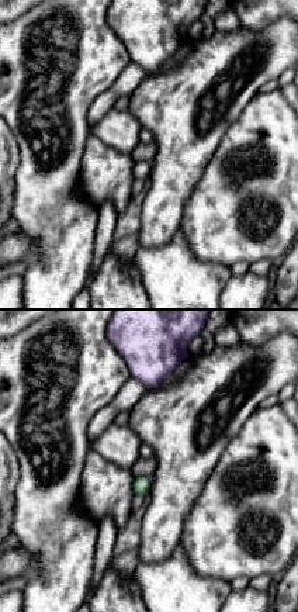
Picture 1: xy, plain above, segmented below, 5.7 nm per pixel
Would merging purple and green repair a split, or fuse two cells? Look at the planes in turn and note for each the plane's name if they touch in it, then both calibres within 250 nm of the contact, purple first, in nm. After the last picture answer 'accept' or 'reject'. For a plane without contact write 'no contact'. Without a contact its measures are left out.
contact in xy; calibres 20 and 100 nm

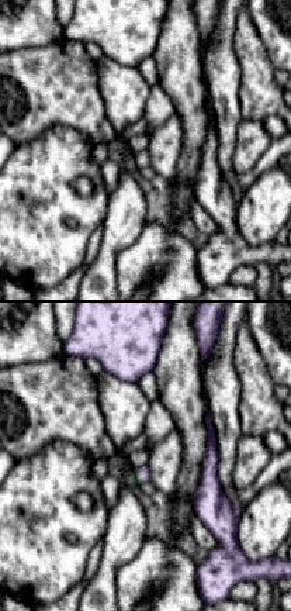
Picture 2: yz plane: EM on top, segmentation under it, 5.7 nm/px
contact in yz; calibres 60 and 50 nm

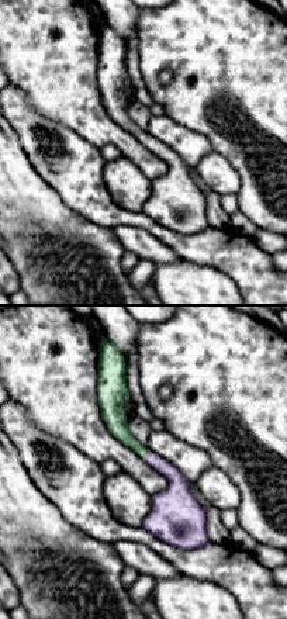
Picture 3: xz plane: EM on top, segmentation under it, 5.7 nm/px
contact in xz; calibres 100 and 120 nm

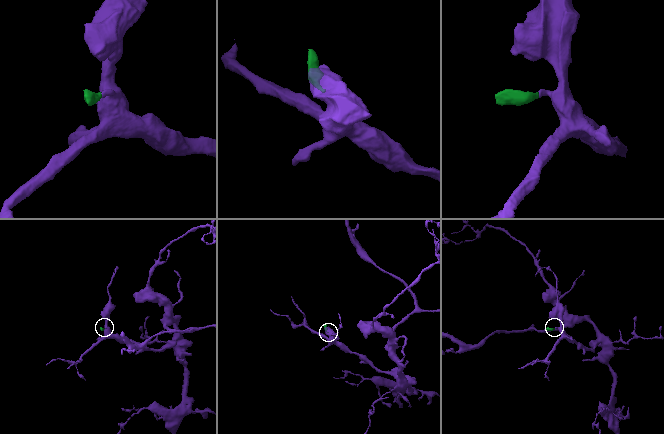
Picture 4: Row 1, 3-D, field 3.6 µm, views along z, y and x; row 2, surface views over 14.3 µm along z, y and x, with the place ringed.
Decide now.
accept

